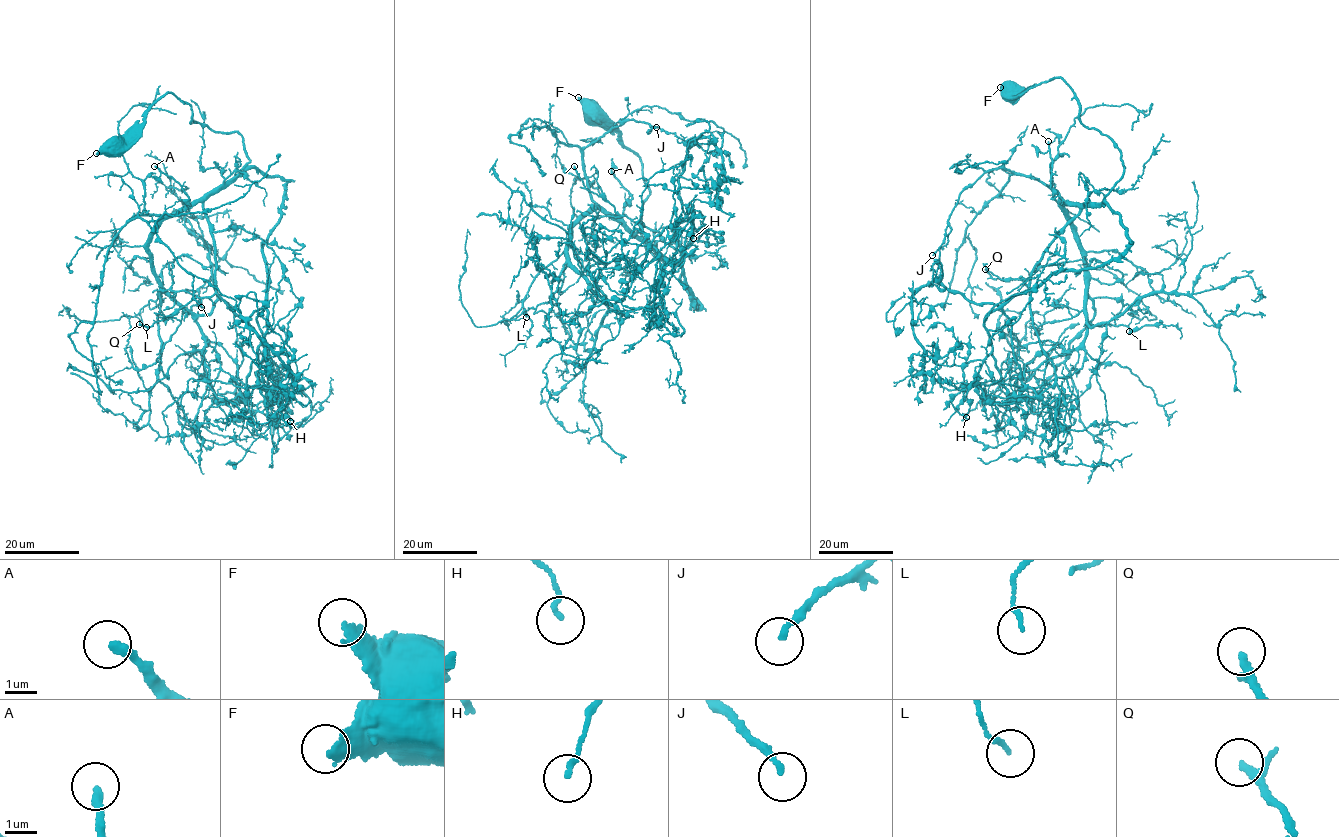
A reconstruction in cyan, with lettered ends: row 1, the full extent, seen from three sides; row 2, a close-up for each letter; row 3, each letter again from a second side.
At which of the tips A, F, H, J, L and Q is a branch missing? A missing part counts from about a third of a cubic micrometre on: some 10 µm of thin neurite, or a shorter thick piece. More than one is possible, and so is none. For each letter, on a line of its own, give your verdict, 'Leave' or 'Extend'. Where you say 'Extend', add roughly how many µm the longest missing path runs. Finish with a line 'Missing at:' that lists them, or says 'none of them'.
A: Extend. Missing length about 70 µm
F: Leave
H: Extend. Missing length about 5 µm
J: Extend. Missing length about 20 µm
L: Leave
Q: Leave
Missing at: A, H, J

